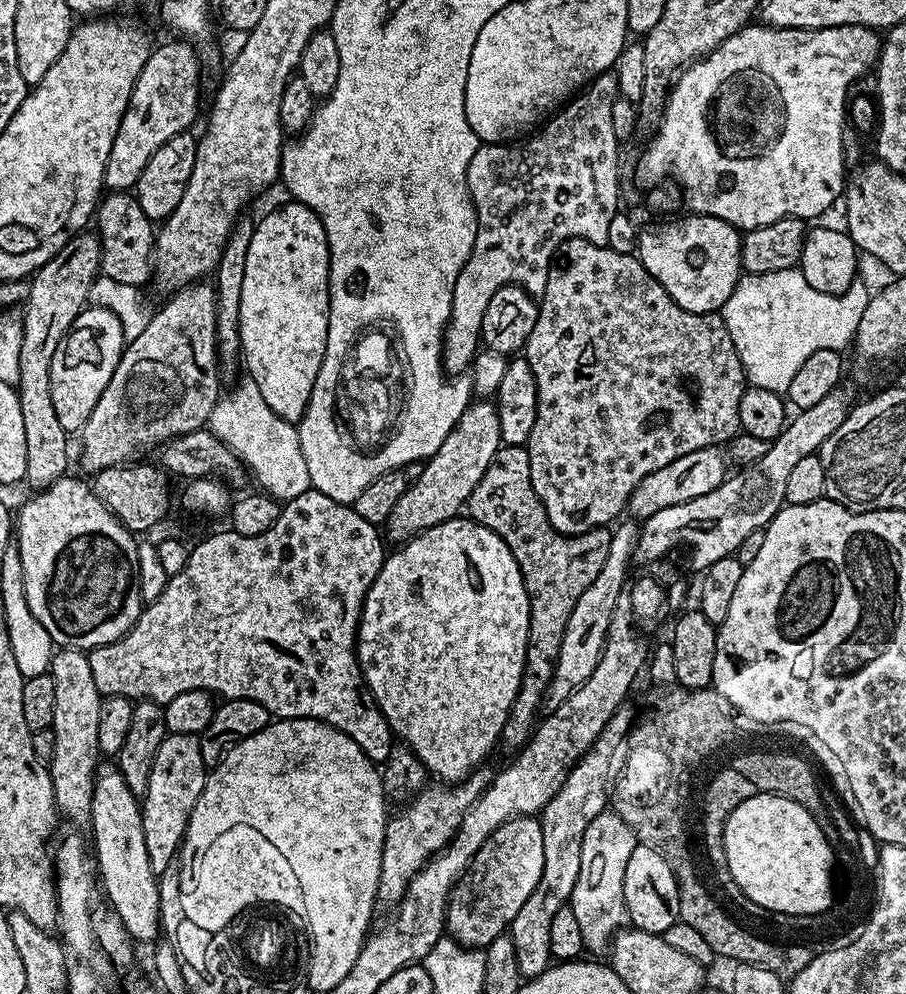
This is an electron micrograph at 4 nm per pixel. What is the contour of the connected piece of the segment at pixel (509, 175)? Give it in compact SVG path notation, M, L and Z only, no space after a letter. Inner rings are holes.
M606 71L596 77L583 91L567 101L535 134L529 135L519 142L509 142L507 144L481 143L480 149L474 154L474 158L470 158L468 189L470 190L470 198L476 207L476 237L474 238L474 246L472 247L470 258L464 263L462 270L458 274L458 278L454 282L452 312L448 315L448 327L444 329L443 367L449 373L463 373L471 365L478 351L477 345L481 343L480 327L482 326L482 318L486 314L486 306L490 306L490 298L494 298L494 294L498 294L498 290L502 290L502 286L516 284L518 287L526 289L531 296L539 298L544 295L544 291L546 290L548 269L552 267L552 257L556 255L556 250L560 245L566 243L567 240L588 240L592 244L606 245L610 220L614 218L618 209L621 207L619 204L620 149L622 148L614 136L613 115L611 114L611 106L617 97L615 71Z

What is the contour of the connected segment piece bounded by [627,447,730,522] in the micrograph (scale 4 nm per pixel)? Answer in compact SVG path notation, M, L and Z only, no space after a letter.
M719 447L694 450L690 454L682 454L670 466L662 466L662 470L654 470L654 474L646 474L642 482L630 494L627 511L643 522L650 514L658 514L658 510L666 510L666 506L678 506L678 502L690 502L690 498L702 498L702 494L710 494L726 479L730 472L730 464L725 453Z

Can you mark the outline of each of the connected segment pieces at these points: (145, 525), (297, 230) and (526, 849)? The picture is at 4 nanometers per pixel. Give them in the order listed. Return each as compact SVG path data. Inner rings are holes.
M129 462L110 466L91 477L92 493L116 515L120 524L125 524L133 534L148 534L155 524L164 520L168 512L169 473L155 463ZM144 532L144 533L140 533Z
M299 202L287 203L255 221L242 279L240 352L247 375L257 383L270 410L282 419L298 422L306 410L306 402L310 402L310 390L314 390L314 378L318 378L326 354L330 250L320 216Z
M519 816L508 820L495 831L480 848L472 860L471 867L461 877L449 896L445 927L447 933L461 946L470 949L483 949L494 938L501 936L511 925L524 902L537 888L545 866L544 831L537 817Z

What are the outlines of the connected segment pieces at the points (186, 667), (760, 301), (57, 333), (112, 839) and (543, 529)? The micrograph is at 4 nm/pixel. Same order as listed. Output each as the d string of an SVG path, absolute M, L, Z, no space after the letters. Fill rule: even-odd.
M315 490L299 494L287 501L278 514L278 522L266 530L266 534L243 536L231 530L216 532L205 538L201 544L192 544L188 553L188 561L178 574L169 576L162 594L154 603L147 605L140 613L134 627L127 635L106 646L96 647L89 651L88 661L92 670L95 685L100 694L105 696L125 696L131 700L148 699L166 705L175 695L184 694L187 690L211 692L224 700L253 700L262 706L273 717L281 720L318 720L332 728L345 733L352 741L358 743L360 749L375 764L384 764L389 758L394 745L394 733L385 721L372 697L372 691L360 674L360 663L356 660L356 630L360 623L360 610L364 607L364 599L384 565L386 555L385 541L377 525L366 522L346 504L334 502L334 498L326 498L326 494Z
M799 267L786 270L774 270L770 274L744 274L736 283L736 288L722 309L726 322L726 330L730 330L730 338L734 338L734 350L738 350L738 358L744 367L747 383L754 388L774 390L787 393L794 374L798 374L798 366L814 354L814 350L834 350L840 352L853 343L858 322L862 322L862 310L866 310L870 288L862 282L853 280L850 287L840 296L822 294L814 290L806 282Z
M81 230L72 236L66 246L50 258L31 277L29 296L22 304L22 354L18 358L20 405L22 426L26 430L26 474L24 480L32 490L46 490L54 482L65 479L68 472L68 440L70 434L58 422L54 411L54 398L50 398L50 362L54 350L65 334L72 329L78 314L89 303L92 282L100 271L100 238L95 231Z
M104 762L97 767L92 781L92 844L96 847L94 852L94 864L98 869L98 880L102 885L103 895L108 896L107 903L111 911L122 922L124 929L128 931L129 937L136 940L155 941L160 932L159 886L157 884L157 873L150 870L150 857L146 854L146 838L142 835L142 814L140 813L141 801L133 795L126 786L126 778L122 778L119 767L112 762Z
M519 444L501 446L494 454L490 466L486 466L486 474L482 474L482 482L474 486L466 505L466 512L477 524L486 526L491 532L497 532L506 542L510 554L520 567L520 573L524 579L524 585L528 591L528 644L526 646L526 658L524 659L524 673L520 679L520 689L514 698L514 702L508 711L506 722L500 731L499 743L505 744L511 750L519 750L532 739L533 731L538 723L538 715L542 710L545 696L548 695L548 687L554 678L554 670L558 662L558 654L562 650L562 638L566 626L570 622L570 614L582 598L582 590L598 578L598 570L606 562L606 554L610 554L610 542L612 532L607 527L591 528L577 536L564 536L550 522L538 494L534 494L534 486L530 482L530 458L527 447Z

